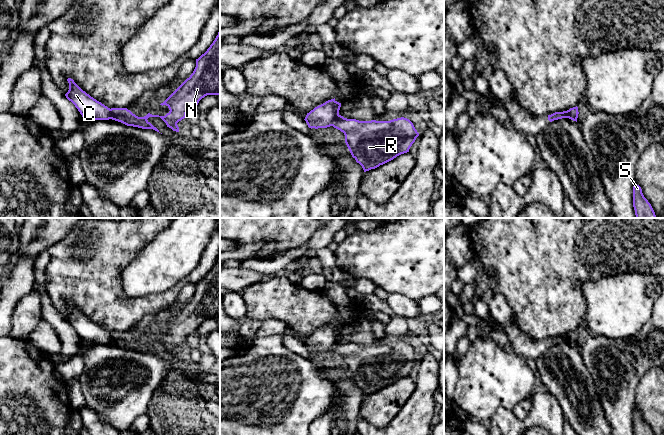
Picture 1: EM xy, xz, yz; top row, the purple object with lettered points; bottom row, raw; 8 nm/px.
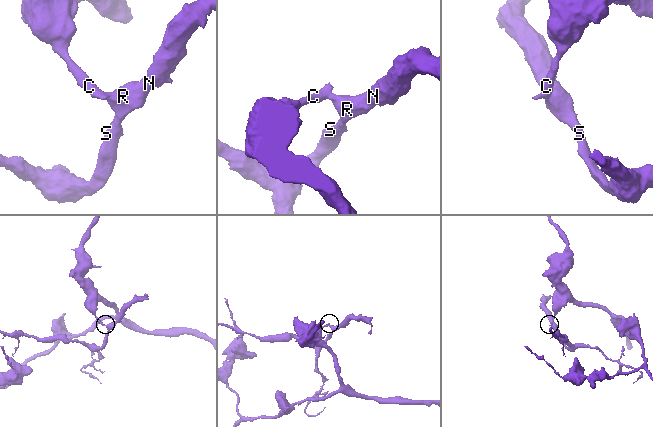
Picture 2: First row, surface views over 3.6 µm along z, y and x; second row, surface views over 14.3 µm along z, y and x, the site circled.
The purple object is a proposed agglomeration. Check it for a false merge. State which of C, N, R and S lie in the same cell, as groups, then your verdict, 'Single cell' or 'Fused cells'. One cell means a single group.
Groups: C / N R S. Fused cells

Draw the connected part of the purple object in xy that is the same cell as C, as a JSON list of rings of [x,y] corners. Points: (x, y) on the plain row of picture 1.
[[[68,302],[67,305],[69,307],[69,314],[65,320],[75,329],[84,343],[110,343],[110,332],[83,315],[73,303]]]

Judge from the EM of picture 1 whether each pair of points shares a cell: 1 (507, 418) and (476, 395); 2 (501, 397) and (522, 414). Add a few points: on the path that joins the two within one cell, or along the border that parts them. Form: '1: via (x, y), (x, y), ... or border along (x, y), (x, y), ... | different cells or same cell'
1: border along (511, 410), (499, 407), (489, 418) | different cells
2: border along (530, 396), (521, 400), (511, 410) | different cells

